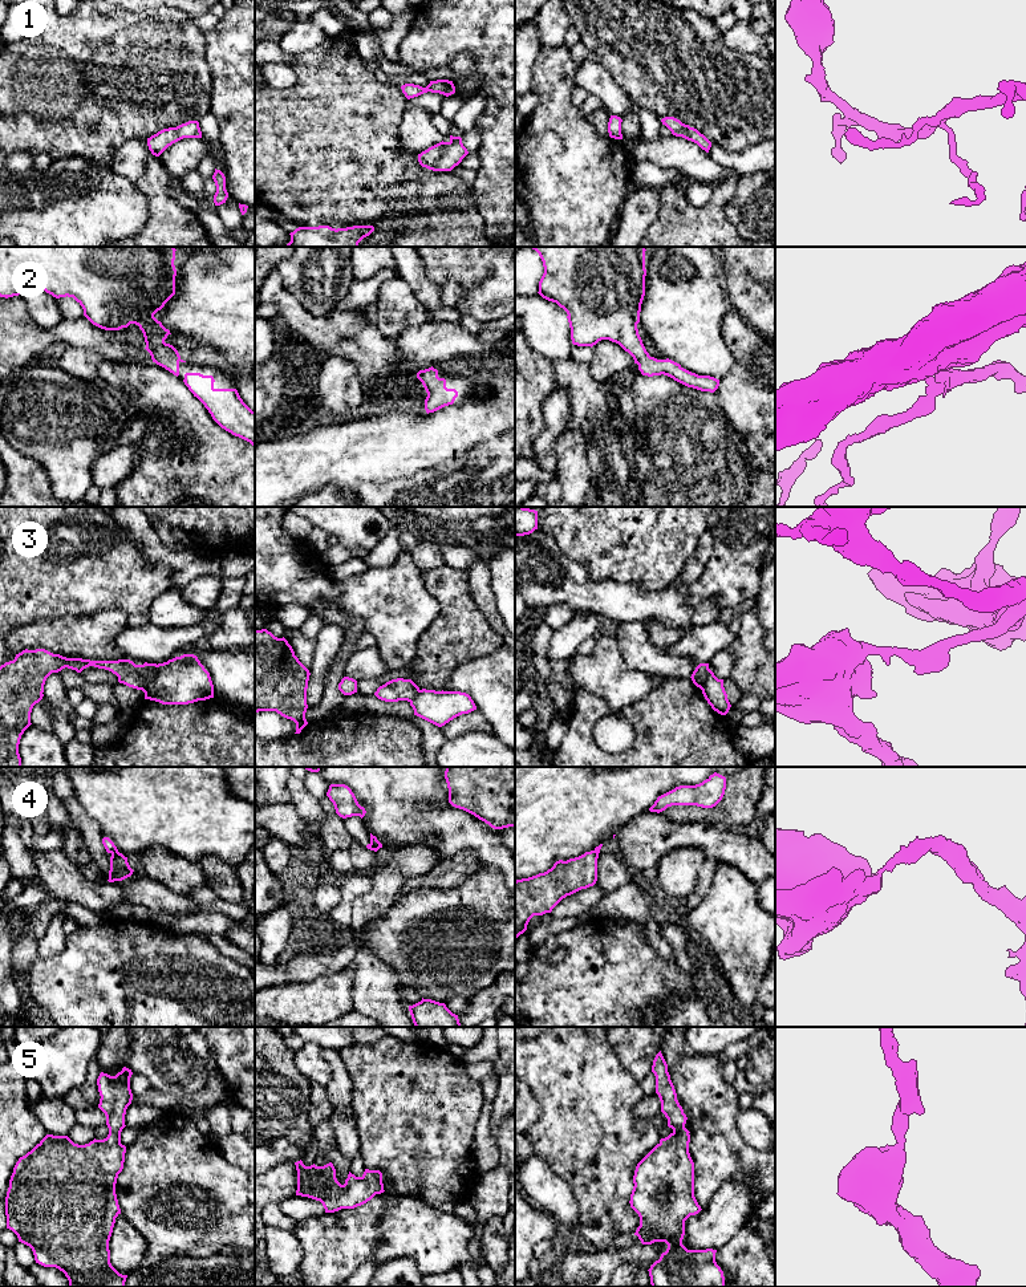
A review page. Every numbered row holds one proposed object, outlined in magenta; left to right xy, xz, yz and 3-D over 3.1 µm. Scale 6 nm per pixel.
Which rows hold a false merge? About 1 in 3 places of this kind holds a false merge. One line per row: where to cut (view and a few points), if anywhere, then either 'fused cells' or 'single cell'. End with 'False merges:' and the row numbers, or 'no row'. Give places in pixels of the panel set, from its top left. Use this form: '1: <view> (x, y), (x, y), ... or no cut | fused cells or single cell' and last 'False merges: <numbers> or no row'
1: no cut | single cell
2: no cut | single cell
3: xy (158, 665), (154, 679), (144, 691) | fused cells
4: xy (117, 851), (112, 853) | fused cells
5: no cut | single cell
False merges: 3, 4

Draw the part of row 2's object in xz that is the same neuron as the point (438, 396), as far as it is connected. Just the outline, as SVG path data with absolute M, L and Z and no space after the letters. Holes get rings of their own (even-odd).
M433 366L417 373L417 378L422 382L427 397L425 399L426 413L434 413L445 406L453 405L458 397L455 389L446 387L446 379L438 377L438 370Z

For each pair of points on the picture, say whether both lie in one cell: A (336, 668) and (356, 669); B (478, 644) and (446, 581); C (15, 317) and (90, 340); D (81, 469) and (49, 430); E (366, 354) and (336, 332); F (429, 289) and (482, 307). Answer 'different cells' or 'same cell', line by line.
A: different cells
B: same cell
C: same cell
D: same cell
E: same cell
F: different cells

